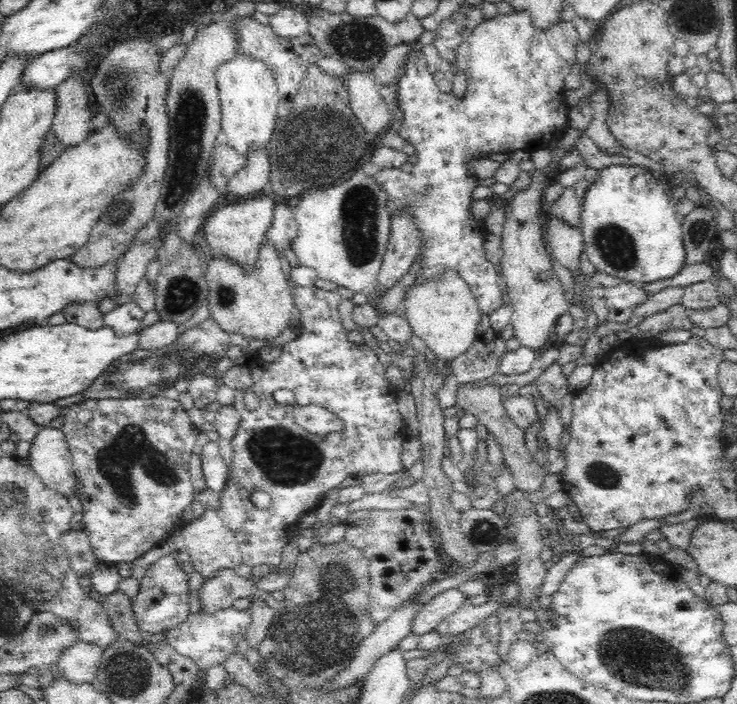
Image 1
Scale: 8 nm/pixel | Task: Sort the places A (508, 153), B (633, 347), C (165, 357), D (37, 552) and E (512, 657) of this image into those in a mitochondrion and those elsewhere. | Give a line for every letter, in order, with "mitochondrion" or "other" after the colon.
A: other
B: other
C: mitochondrion
D: mitochondrion
E: other

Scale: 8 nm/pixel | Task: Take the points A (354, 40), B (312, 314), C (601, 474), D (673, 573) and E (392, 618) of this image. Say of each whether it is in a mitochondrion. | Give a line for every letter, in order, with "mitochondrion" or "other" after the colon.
A: mitochondrion
B: other
C: mitochondrion
D: other
E: other

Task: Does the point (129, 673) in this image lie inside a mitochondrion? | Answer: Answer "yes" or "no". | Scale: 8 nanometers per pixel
yes

